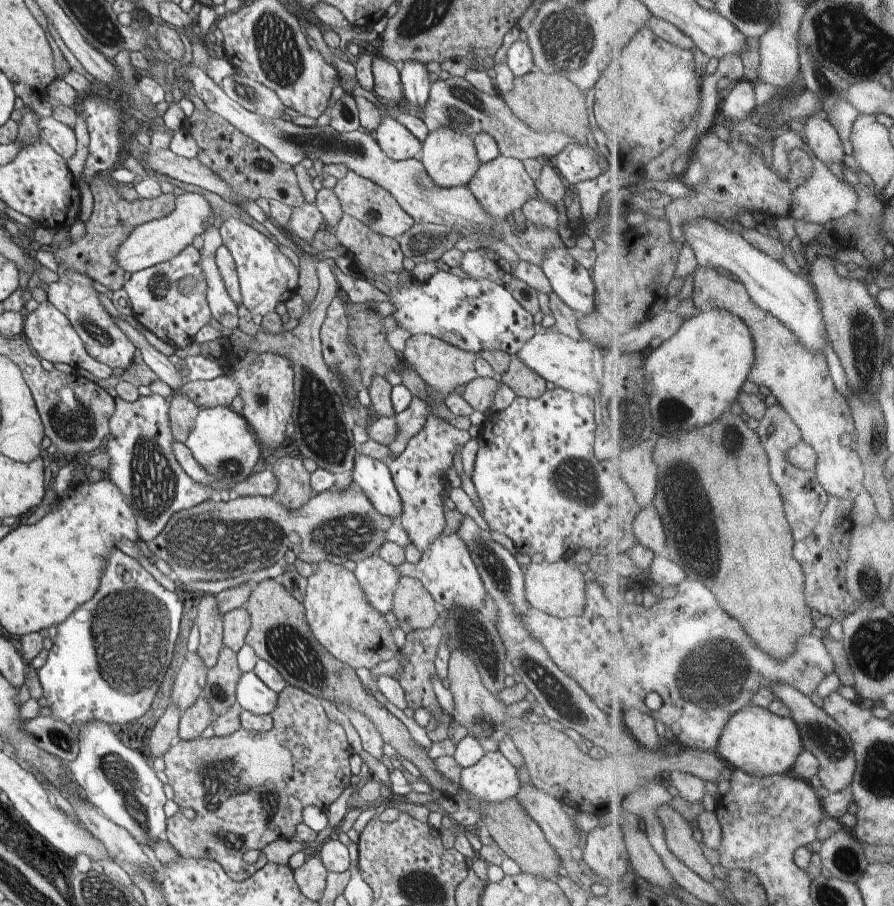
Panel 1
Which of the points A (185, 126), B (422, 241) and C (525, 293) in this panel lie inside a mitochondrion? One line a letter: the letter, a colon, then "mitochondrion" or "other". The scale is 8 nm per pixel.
A: other
B: mitochondrion
C: other

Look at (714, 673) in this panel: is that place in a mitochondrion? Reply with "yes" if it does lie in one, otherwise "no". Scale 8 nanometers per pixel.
yes

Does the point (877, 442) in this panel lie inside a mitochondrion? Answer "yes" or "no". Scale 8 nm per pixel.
yes

